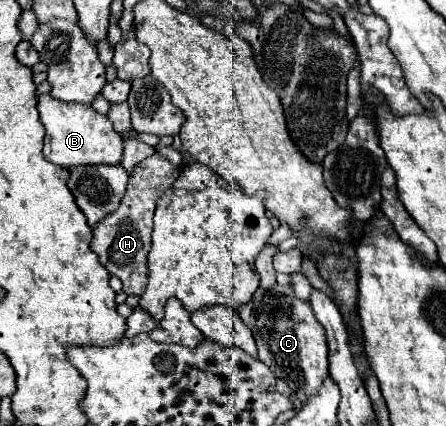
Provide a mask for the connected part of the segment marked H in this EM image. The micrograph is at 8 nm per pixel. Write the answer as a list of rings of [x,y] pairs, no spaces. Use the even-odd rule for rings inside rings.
[[[154,153],[146,157],[140,165],[130,173],[130,181],[126,185],[126,193],[120,201],[120,207],[110,213],[106,219],[96,223],[94,237],[90,241],[90,249],[98,255],[100,263],[108,269],[110,275],[116,275],[124,283],[126,295],[142,295],[148,283],[148,251],[152,243],[152,217],[158,197],[178,179],[180,169],[172,165],[166,157]]]

